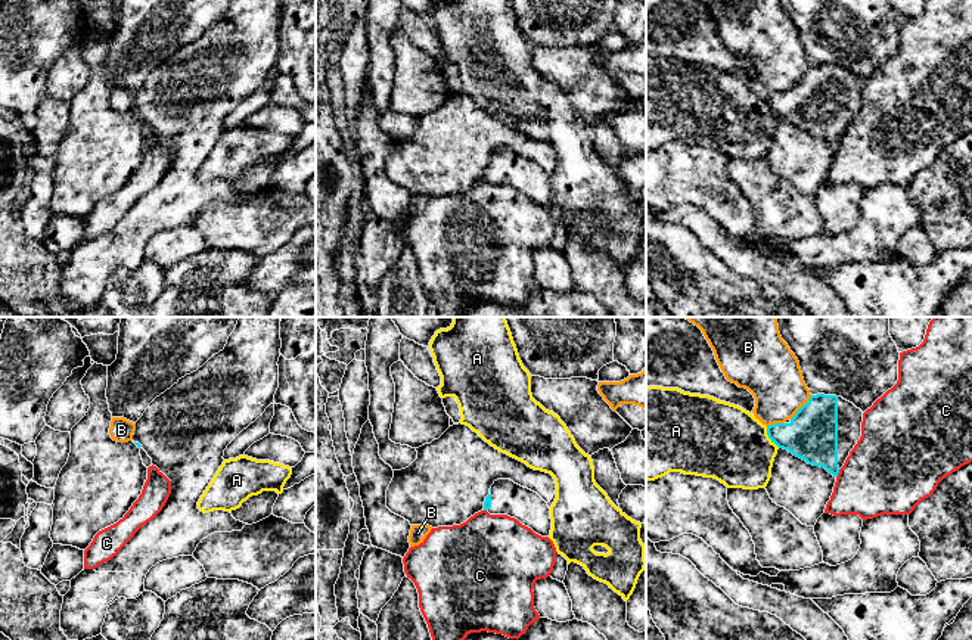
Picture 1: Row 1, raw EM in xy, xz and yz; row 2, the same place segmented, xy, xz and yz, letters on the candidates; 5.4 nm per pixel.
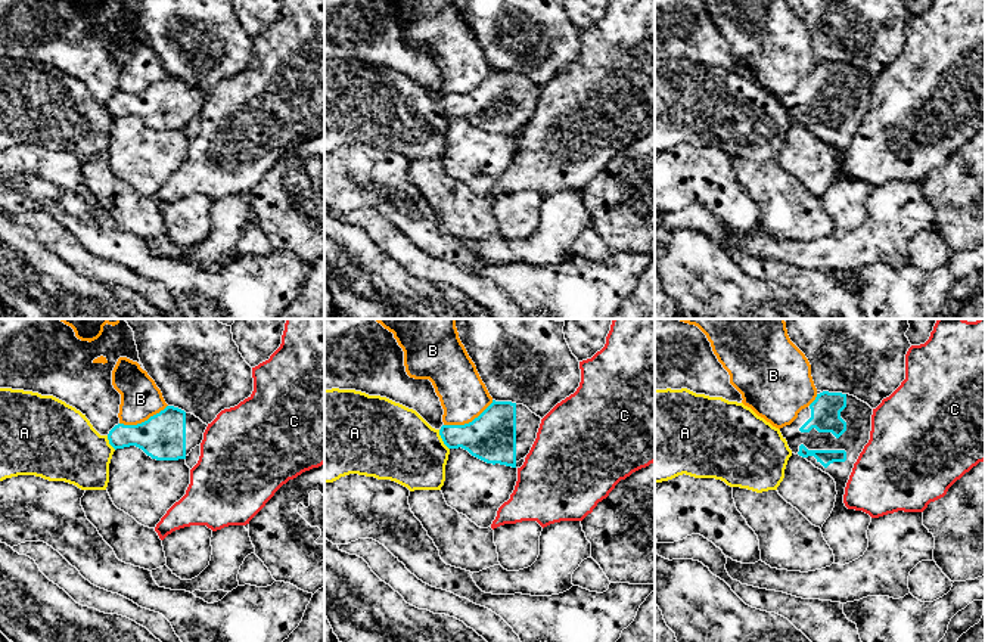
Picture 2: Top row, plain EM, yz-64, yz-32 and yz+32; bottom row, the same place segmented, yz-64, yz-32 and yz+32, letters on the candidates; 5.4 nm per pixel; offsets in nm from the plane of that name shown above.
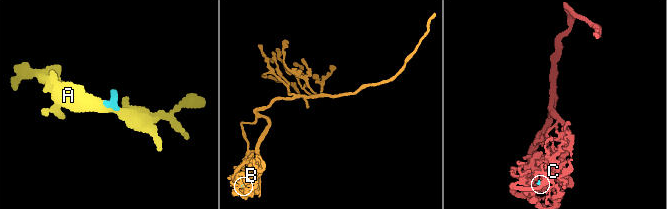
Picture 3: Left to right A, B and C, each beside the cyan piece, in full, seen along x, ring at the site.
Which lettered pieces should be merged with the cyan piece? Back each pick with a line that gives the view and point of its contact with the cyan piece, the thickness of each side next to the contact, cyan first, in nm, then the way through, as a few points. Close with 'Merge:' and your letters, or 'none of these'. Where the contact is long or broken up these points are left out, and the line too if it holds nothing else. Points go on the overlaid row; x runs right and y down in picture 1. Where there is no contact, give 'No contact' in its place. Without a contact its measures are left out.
Merge: none of these

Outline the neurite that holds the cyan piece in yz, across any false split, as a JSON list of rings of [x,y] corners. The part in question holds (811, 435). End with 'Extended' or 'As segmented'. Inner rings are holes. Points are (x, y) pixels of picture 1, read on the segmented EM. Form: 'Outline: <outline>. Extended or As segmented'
Outline: [[[811,395],[792,419],[767,426],[767,435],[808,465],[838,476],[861,436],[863,411],[836,395]]]. Extended

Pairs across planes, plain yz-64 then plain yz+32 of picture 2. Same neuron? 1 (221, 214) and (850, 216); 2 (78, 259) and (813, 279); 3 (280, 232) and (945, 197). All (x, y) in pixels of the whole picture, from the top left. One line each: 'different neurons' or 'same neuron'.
1: different neurons
2: same neuron
3: same neuron

